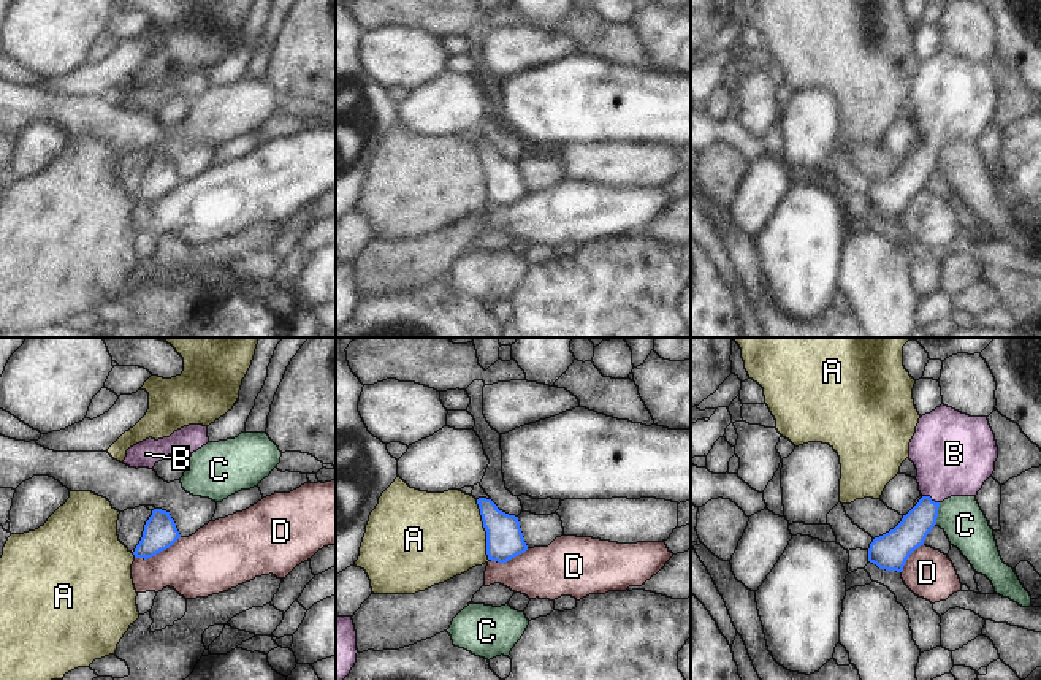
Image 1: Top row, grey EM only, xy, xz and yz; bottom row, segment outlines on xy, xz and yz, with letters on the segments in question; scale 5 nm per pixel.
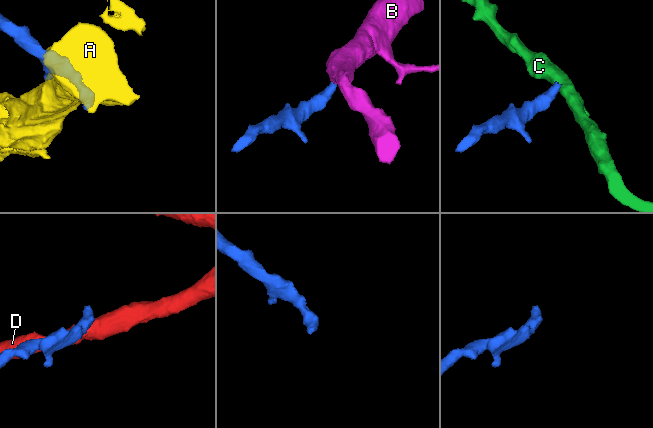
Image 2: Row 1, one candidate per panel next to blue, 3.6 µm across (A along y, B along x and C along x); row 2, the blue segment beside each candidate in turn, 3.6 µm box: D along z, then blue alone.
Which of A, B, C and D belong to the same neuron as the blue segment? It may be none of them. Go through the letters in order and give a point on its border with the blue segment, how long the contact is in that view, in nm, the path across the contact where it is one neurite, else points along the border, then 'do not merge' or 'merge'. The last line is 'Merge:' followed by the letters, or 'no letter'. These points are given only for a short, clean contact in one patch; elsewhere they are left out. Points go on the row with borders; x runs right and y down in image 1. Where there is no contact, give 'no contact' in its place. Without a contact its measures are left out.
A: xz (485, 530) | 320 nm | do not merge
B: yz (930, 498) | 100 nm | across yz (910, 533), (926, 512), (930, 498), (940, 474), (954, 455) | merge
C: yz (937, 514) | 110 nm | along yz (940, 503), (935, 523) | do not merge
D: xy (157, 552) | 260 nm | along xy (179, 536), (154, 555), (135, 558) | do not merge
Merge: B

